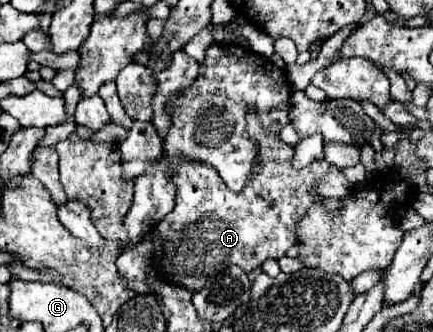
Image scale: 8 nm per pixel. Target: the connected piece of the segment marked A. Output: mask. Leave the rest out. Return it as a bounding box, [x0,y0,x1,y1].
[157,111,339,291]

